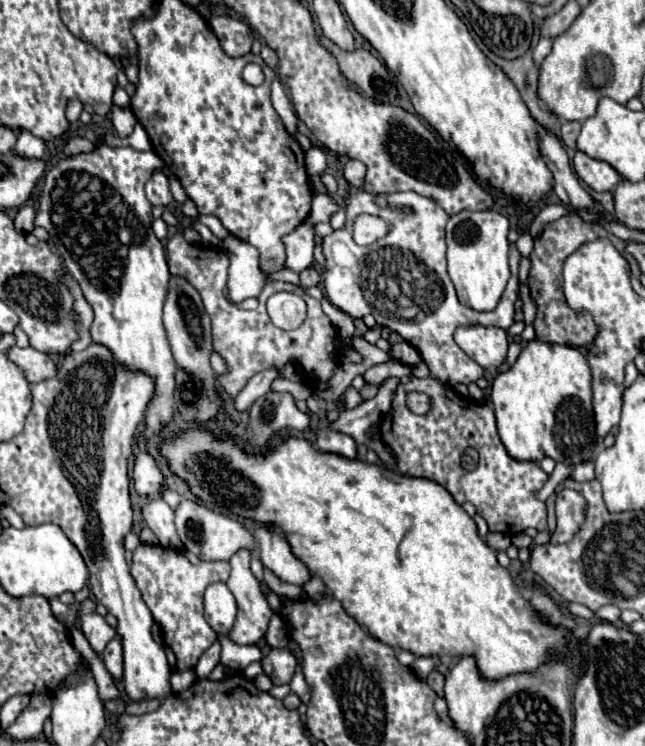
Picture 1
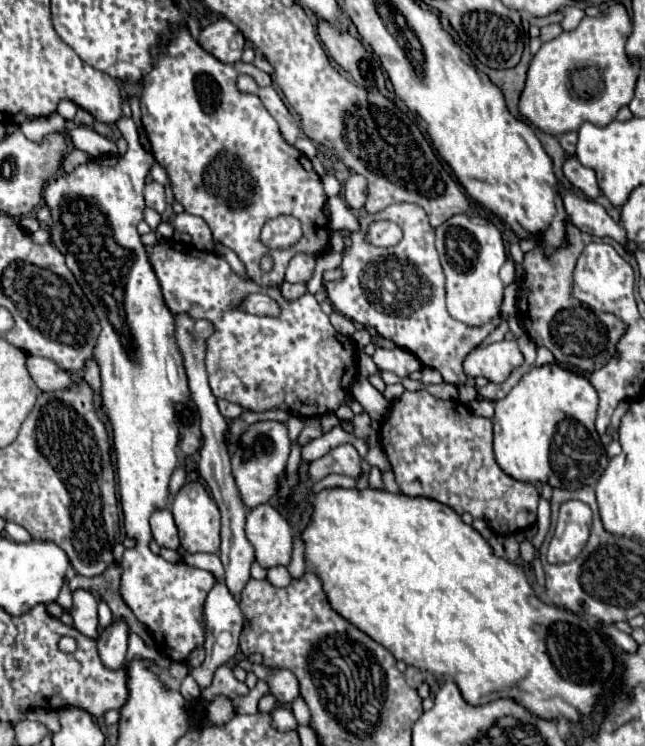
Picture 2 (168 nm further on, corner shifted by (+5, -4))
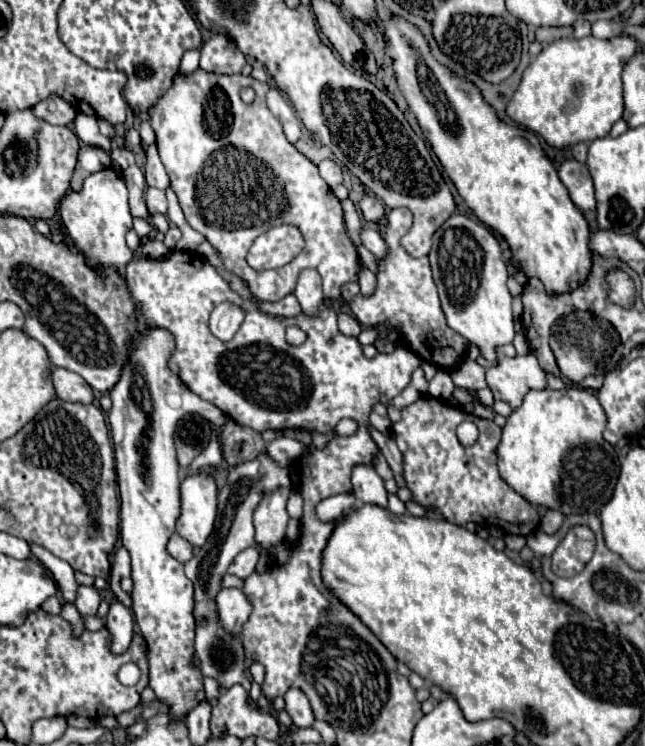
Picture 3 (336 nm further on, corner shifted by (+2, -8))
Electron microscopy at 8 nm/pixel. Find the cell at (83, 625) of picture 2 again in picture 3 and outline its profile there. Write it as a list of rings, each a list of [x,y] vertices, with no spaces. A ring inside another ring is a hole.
[[[80,586],[74,606],[82,616],[96,616],[100,606],[100,594],[94,586]]]

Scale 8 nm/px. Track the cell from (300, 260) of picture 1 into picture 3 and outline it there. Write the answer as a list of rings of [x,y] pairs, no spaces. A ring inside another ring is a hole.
[[[306,268],[300,272],[294,294],[296,294],[304,314],[310,314],[310,316],[316,314],[316,308],[324,300],[324,294],[322,294],[320,276],[318,276],[318,272],[314,272],[314,268]]]

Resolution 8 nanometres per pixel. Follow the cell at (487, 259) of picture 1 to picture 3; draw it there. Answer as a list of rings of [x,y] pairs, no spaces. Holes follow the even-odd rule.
[[[464,214],[450,216],[434,234],[430,266],[448,326],[470,344],[476,344],[482,356],[496,362],[498,356],[494,348],[512,342],[514,320],[512,296],[506,288],[508,266],[502,260],[502,250],[494,232]]]

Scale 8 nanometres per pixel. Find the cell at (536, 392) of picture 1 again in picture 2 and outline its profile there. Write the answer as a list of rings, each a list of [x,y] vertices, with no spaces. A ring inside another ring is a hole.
[[[557,364],[533,368],[531,372],[523,374],[519,384],[507,394],[507,398],[495,402],[495,458],[499,468],[519,482],[531,484],[545,484],[549,482],[551,488],[565,488],[565,490],[581,490],[585,486],[595,486],[599,476],[609,464],[609,456],[605,446],[601,444],[599,454],[599,434],[595,430],[599,398],[595,388],[585,376],[573,374]]]

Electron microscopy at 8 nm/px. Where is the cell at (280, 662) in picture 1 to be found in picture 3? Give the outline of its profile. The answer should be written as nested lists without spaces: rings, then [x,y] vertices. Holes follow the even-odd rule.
[[[290,688],[284,696],[286,700],[286,712],[290,714],[294,726],[298,728],[308,728],[312,726],[314,722],[314,714],[312,714],[312,708],[310,708],[310,702],[306,698],[306,694],[298,688]]]

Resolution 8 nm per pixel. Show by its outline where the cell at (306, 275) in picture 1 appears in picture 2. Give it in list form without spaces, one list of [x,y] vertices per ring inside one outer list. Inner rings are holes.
[[[283,282],[281,284],[281,294],[283,294],[285,300],[297,300],[305,292],[307,292],[307,286],[305,284],[289,284],[289,282]]]

